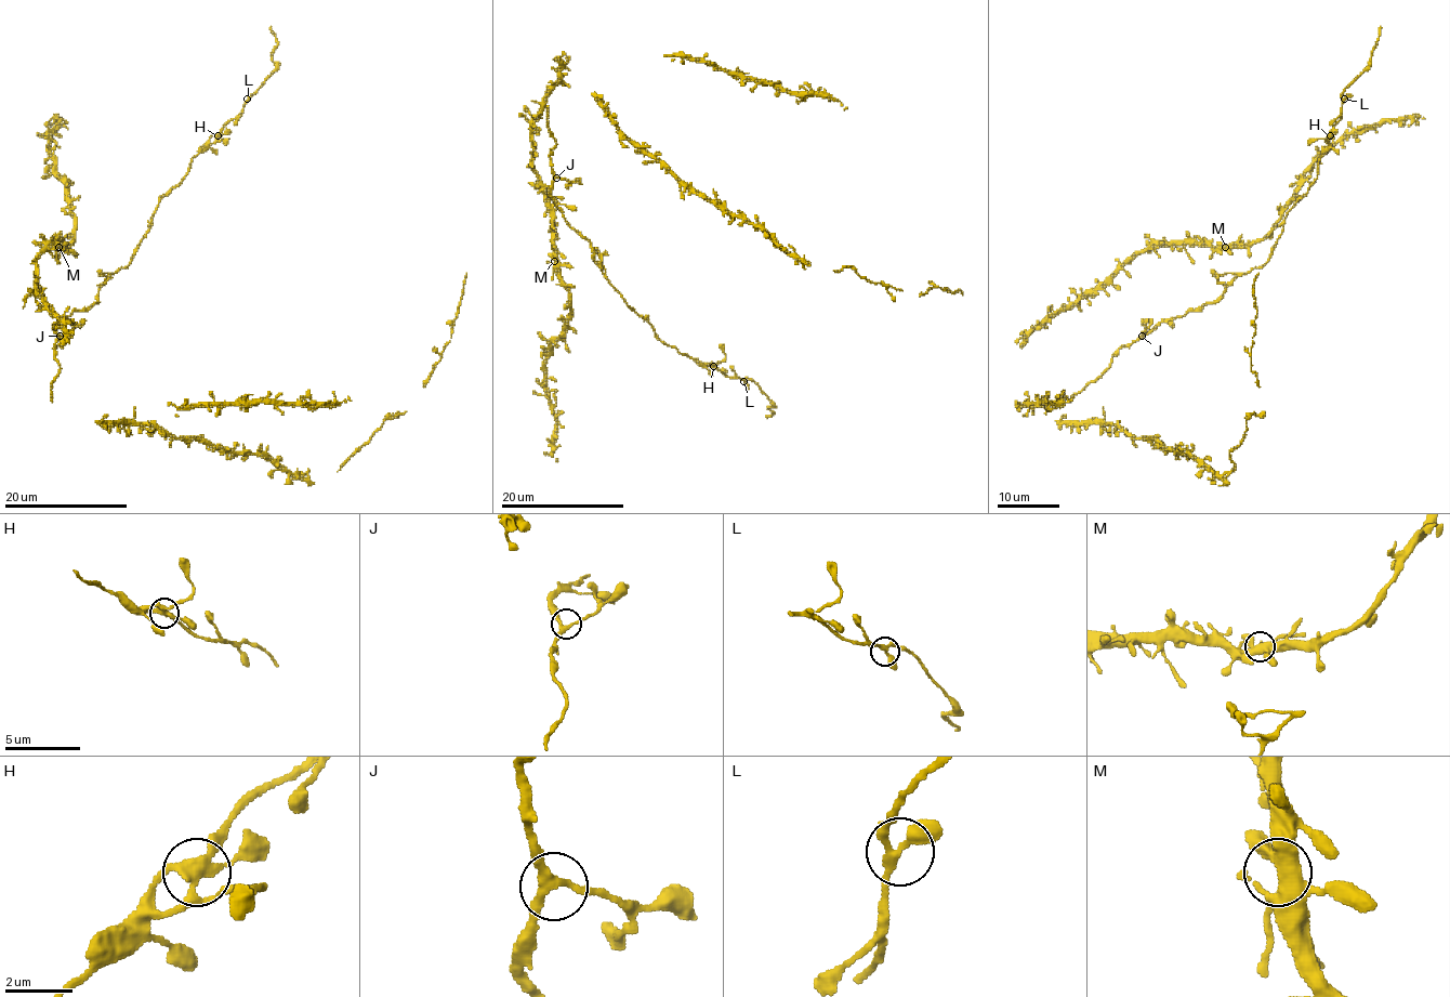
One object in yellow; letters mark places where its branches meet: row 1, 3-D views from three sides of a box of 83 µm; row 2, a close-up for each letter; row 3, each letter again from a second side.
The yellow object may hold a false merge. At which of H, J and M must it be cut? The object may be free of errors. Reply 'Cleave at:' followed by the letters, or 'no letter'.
Cleave at: no letter

